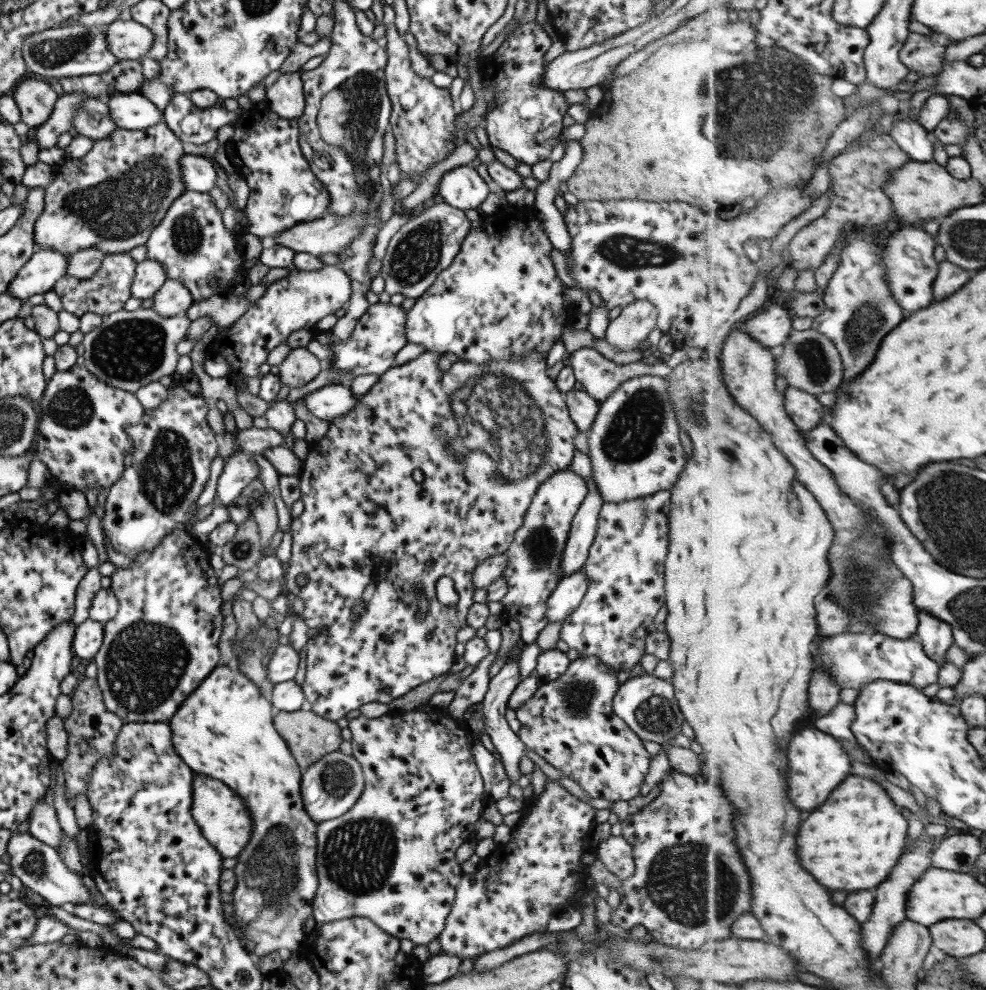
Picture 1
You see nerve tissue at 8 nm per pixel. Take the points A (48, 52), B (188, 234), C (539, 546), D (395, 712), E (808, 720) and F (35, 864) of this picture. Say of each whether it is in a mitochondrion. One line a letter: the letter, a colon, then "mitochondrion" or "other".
A: mitochondrion
B: mitochondrion
C: mitochondrion
D: other
E: other
F: mitochondrion

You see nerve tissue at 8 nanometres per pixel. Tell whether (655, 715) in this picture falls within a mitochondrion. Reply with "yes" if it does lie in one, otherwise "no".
yes

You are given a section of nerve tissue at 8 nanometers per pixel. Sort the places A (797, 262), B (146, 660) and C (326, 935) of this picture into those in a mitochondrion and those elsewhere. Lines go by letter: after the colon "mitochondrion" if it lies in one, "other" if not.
A: other
B: mitochondrion
C: other

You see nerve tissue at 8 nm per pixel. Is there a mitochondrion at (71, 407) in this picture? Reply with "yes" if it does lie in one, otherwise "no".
yes

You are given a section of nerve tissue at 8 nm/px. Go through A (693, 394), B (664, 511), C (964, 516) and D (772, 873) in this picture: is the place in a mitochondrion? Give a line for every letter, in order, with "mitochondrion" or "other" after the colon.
A: mitochondrion
B: other
C: mitochondrion
D: other

